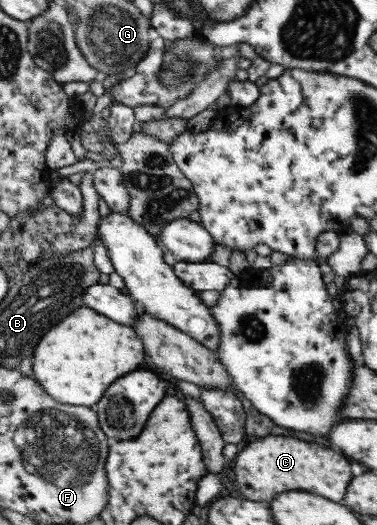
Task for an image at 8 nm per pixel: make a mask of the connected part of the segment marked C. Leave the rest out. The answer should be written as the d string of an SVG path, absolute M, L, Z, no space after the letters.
M270 435L250 439L234 461L235 477L242 496L259 502L273 502L286 491L308 491L340 501L352 477L348 459L325 446L291 436Z

